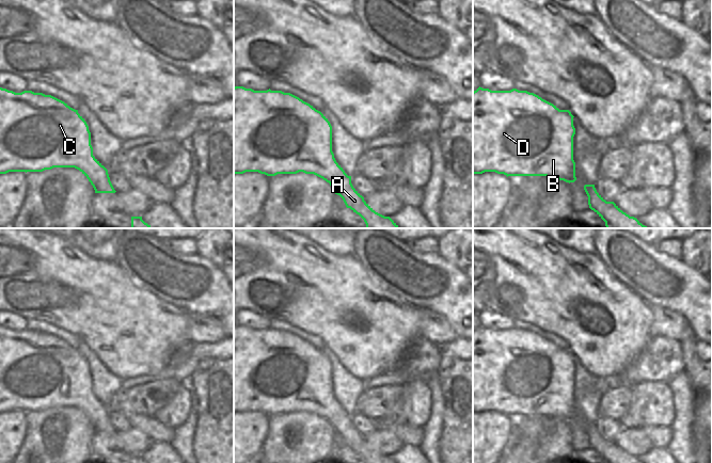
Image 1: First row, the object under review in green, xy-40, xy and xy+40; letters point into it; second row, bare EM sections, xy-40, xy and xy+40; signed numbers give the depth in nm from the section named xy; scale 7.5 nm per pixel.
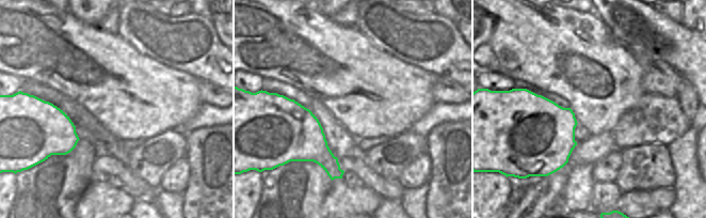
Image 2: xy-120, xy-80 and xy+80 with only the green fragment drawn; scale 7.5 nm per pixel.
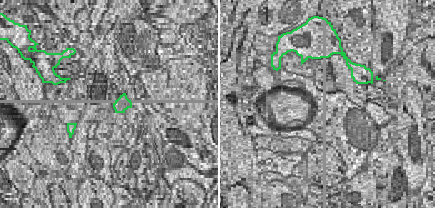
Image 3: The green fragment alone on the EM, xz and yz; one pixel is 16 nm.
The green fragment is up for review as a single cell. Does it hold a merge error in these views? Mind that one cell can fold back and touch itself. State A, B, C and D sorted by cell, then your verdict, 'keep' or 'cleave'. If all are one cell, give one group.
A B C D | keep

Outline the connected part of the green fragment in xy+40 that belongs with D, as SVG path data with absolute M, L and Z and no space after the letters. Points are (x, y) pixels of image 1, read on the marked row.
M512 89L473 92L473 174L495 172L508 176L547 176L574 182L573 115L534 93Z

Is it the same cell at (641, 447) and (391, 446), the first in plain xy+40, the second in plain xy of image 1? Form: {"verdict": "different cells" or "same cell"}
{"verdict": "same cell"}

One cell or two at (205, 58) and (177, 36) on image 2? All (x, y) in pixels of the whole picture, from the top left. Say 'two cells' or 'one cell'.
one cell

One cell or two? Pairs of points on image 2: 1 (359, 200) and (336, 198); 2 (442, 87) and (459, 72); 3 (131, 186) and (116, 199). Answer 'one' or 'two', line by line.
1: one
2: two
3: two

